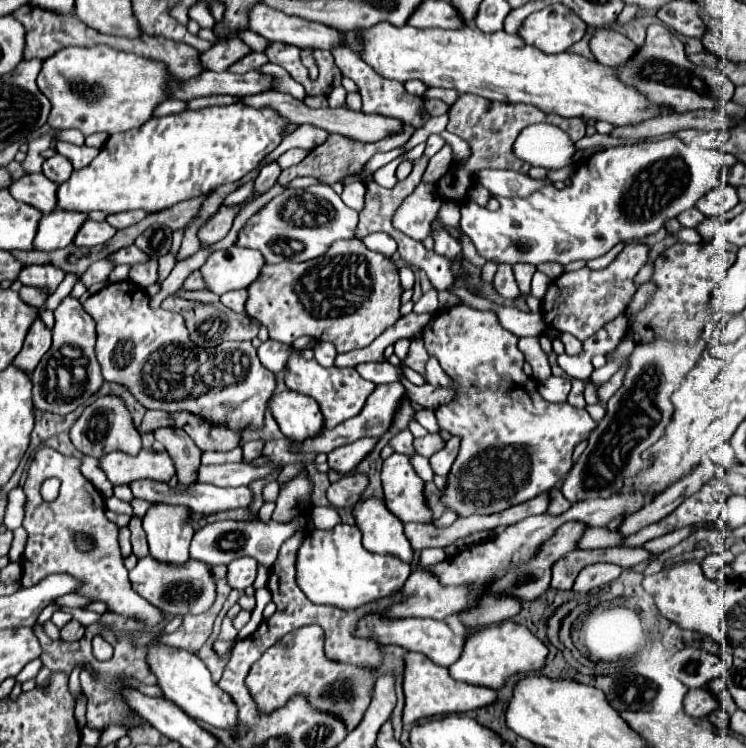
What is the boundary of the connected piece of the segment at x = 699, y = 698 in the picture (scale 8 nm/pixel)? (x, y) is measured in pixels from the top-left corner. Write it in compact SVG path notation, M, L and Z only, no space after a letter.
M710 688L688 690L684 698L684 710L690 716L708 716L718 708L718 698L712 694Z

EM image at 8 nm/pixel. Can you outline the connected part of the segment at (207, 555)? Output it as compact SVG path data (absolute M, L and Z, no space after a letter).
M300 514L288 522L250 522L250 524L242 524L242 522L214 522L210 526L204 526L202 530L194 532L192 538L192 546L190 546L190 556L198 562L204 562L208 566L216 566L216 564L226 564L232 562L234 558L240 556L250 556L256 558L260 564L264 566L272 566L274 558L278 556L278 550L282 546L282 542L286 542L288 538L292 538L296 532L310 532L314 530L312 518L308 514Z

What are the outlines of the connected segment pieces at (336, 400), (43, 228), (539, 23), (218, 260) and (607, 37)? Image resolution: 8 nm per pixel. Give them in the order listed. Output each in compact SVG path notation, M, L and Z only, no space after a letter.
M296 350L290 354L290 358L286 362L284 382L286 382L288 390L306 394L306 396L314 398L320 404L320 412L324 416L324 428L334 428L340 422L358 416L360 410L366 404L366 398L376 388L376 384L364 380L356 372L356 368L342 368L342 370L334 368L334 366L332 368L324 368L316 360L304 360Z
M54 210L52 214L44 214L38 226L38 234L34 238L34 246L38 250L58 250L74 242L74 236L88 220L88 214L70 212L70 210Z
M548 4L530 14L520 36L546 54L566 52L586 34L586 22L564 4Z
M230 246L212 252L200 272L208 288L220 296L230 290L248 288L260 276L264 264L266 260L258 250Z
M612 30L596 32L596 36L590 40L590 48L592 48L596 60L604 66L626 64L638 52L638 46L632 40L628 40L622 34L616 34Z

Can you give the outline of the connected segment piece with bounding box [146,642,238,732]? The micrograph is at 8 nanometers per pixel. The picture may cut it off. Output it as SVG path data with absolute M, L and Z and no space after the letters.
M158 642L148 648L146 664L152 670L152 674L156 676L164 698L178 704L188 716L204 720L204 722L208 722L216 728L228 730L228 732L236 730L236 712L238 710L234 708L234 702L230 702L228 694L218 690L218 686L210 680L208 668L196 654Z

